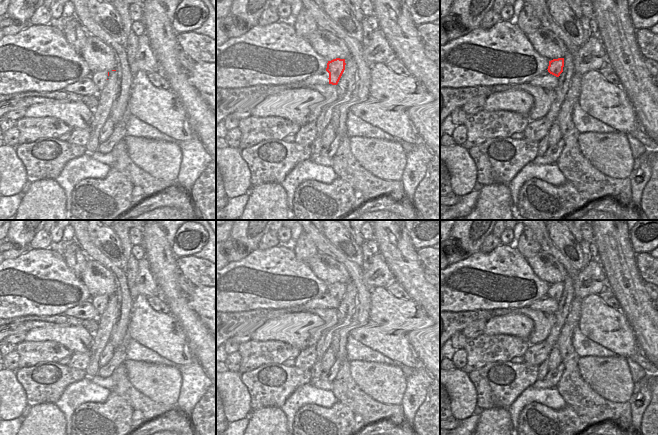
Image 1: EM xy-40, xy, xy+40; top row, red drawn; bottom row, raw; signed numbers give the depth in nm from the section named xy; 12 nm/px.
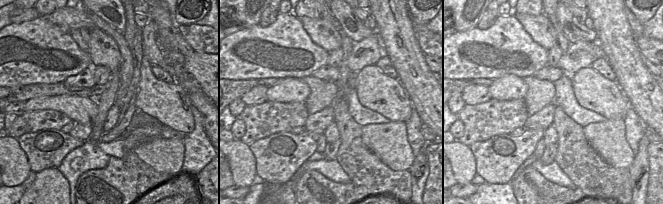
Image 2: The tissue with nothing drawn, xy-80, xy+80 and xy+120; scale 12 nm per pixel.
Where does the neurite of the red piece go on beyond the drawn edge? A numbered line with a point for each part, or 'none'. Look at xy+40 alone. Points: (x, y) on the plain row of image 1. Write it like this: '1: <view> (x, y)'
none

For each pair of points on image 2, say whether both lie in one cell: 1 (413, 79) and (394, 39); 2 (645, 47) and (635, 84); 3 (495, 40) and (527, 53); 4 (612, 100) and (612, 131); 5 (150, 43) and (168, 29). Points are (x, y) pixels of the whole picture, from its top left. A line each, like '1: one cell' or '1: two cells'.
1: one cell
2: two cells
3: one cell
4: two cells
5: two cells

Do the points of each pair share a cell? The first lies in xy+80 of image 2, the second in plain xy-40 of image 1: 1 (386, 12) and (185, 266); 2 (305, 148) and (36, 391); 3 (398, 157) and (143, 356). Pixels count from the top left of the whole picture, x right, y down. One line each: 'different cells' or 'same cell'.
1: different cells
2: same cell
3: different cells

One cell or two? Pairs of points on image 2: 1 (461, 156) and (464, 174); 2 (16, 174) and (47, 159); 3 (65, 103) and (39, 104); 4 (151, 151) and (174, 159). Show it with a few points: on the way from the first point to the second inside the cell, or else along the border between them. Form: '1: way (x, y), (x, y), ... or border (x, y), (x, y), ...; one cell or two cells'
1: way (462, 160), (464, 170); one cell
2: border (20, 146), (31, 170); two cells
3: way (59, 103), (45, 103); one cell
4: way (157, 152), (168, 158); one cell

